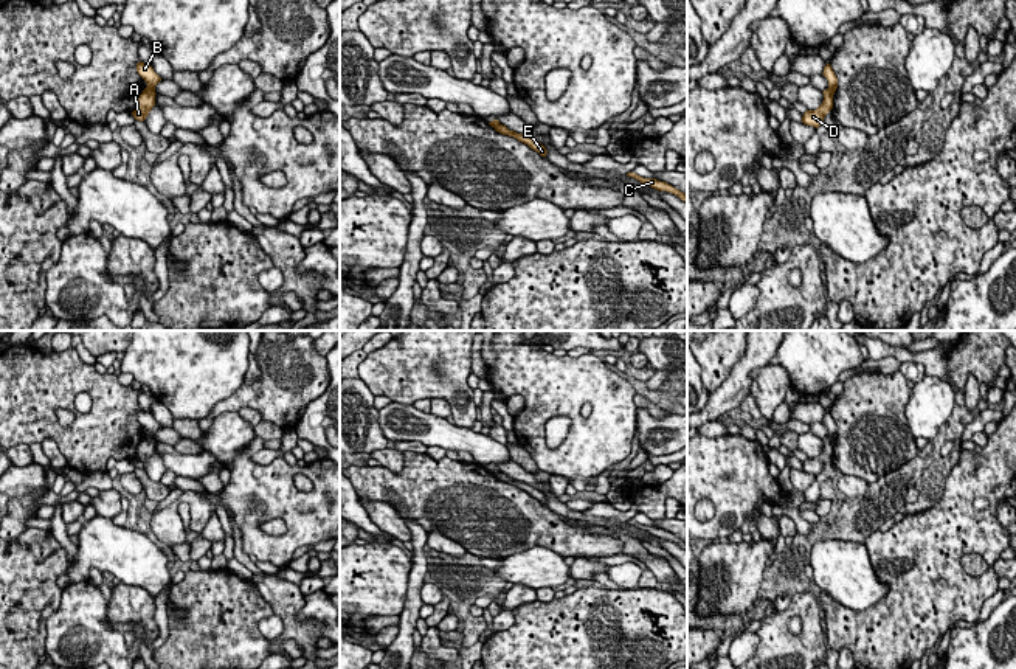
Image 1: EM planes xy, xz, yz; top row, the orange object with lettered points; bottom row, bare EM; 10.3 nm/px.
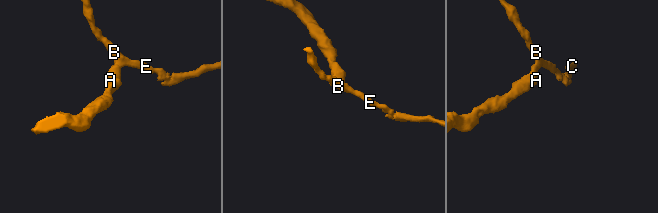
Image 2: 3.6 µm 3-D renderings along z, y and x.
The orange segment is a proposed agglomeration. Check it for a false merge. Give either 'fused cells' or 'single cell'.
fused cells

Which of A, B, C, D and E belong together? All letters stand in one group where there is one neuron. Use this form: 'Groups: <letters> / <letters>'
Groups: A D / B C E

